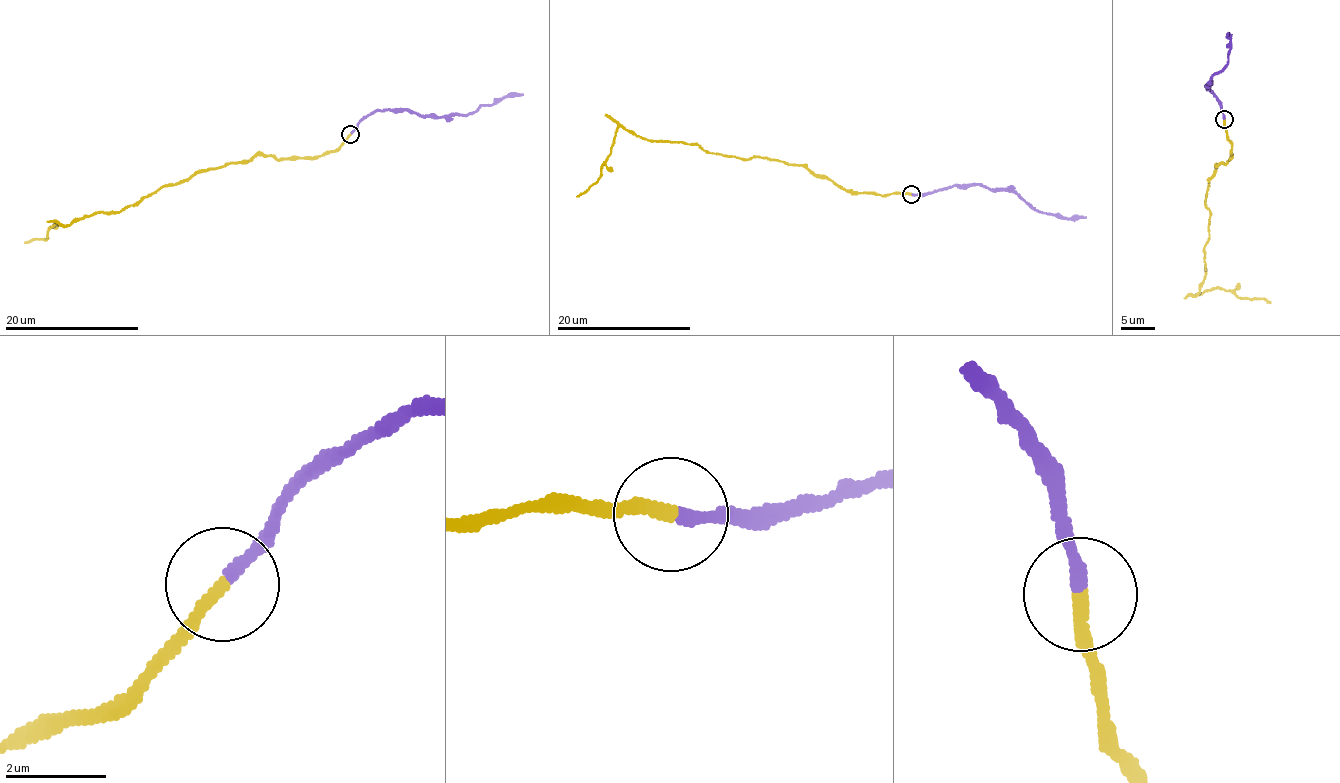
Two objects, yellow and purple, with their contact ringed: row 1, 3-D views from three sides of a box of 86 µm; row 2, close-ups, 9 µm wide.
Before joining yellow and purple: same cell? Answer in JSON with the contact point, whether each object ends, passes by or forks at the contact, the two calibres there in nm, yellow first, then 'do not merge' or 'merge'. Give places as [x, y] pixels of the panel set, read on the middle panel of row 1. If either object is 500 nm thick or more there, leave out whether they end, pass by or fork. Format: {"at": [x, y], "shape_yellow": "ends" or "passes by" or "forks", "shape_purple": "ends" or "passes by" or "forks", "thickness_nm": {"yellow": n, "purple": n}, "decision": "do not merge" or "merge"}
{"at": [911, 194], "shape_yellow": "ends", "shape_purple": "ends", "thickness_nm": {"yellow": 260, "purple": 240}, "decision": "do not merge"}

